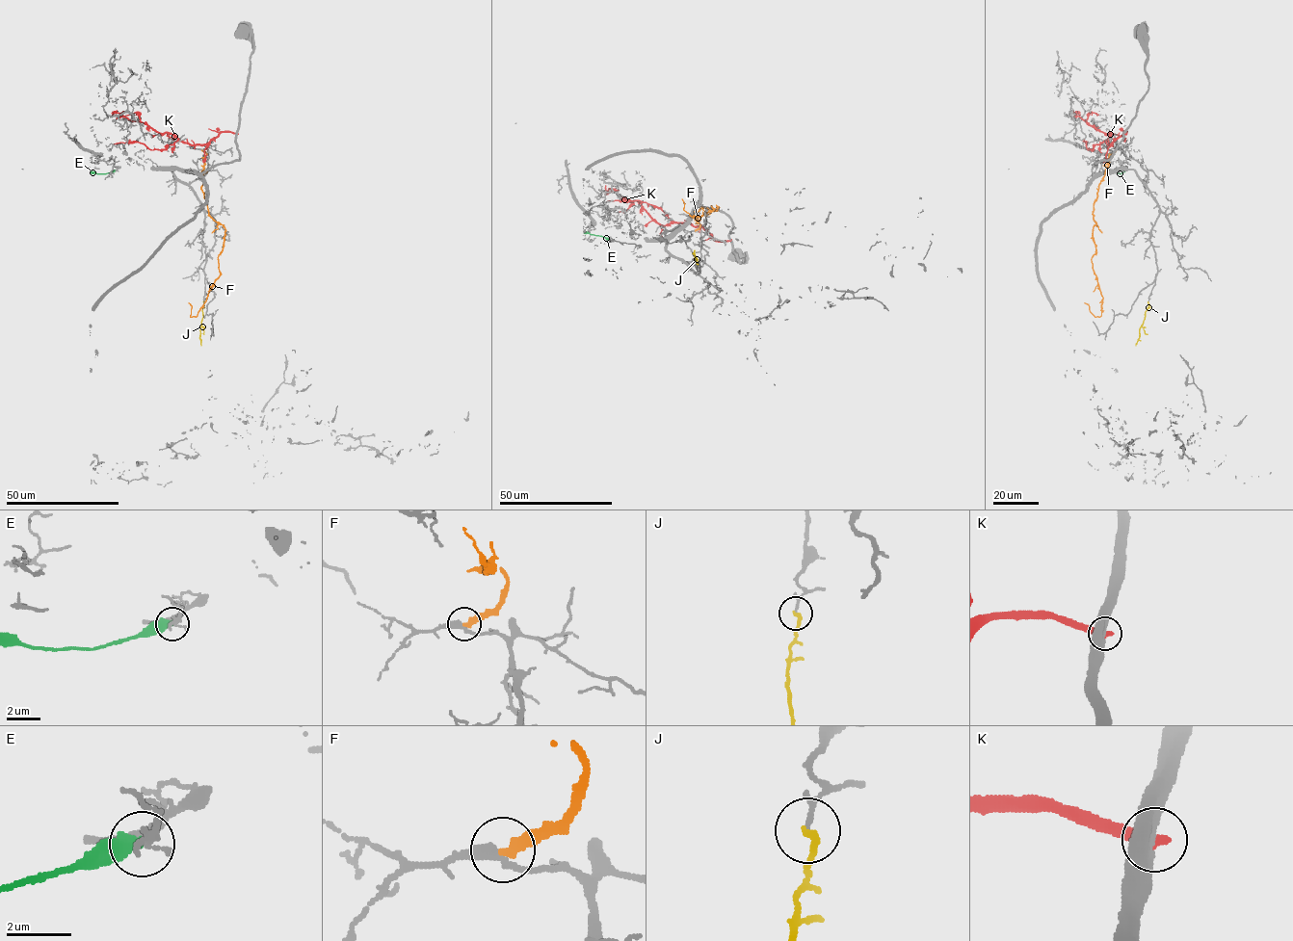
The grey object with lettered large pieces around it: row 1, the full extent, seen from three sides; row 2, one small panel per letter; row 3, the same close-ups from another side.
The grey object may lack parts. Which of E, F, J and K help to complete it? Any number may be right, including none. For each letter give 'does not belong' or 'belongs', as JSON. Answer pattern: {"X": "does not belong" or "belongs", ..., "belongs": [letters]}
{"E": "does not belong", "F": "does not belong", "J": "belongs", "K": "does not belong", "belongs": ["J"]}

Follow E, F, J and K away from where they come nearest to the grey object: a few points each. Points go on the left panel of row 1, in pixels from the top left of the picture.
E: (116, 170), (106, 173), (91, 171)
F: (201, 149), (207, 154), (201, 189), (225, 236), (220, 275), (196, 317), (188, 302)
J: (203, 301), (201, 346)
K: (237, 134), (223, 132), (207, 143), (190, 144), (171, 133), (160, 133), (143, 122), (112, 113)

